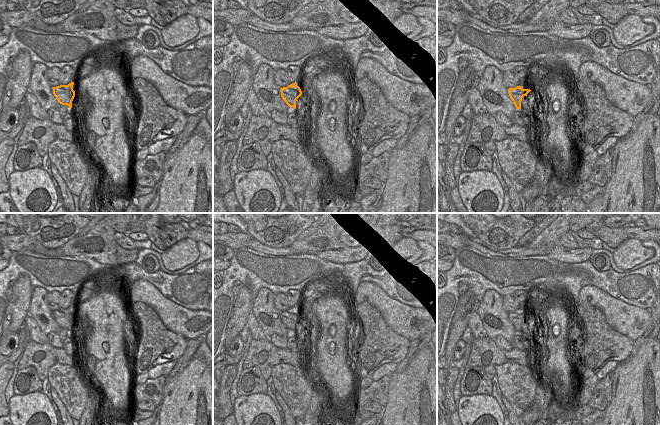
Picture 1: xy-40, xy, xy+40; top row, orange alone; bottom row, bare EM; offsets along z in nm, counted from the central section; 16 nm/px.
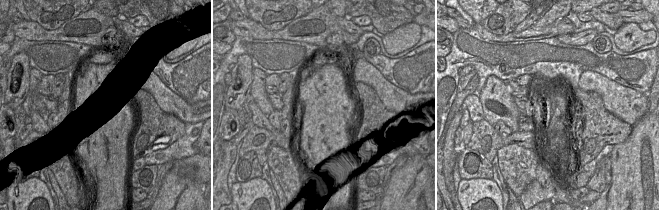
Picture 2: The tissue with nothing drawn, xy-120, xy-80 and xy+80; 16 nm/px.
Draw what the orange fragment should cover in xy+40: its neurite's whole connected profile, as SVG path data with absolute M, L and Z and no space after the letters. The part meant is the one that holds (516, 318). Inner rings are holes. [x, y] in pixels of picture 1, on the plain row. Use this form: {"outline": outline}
{"outline": "M517 310L509 312L508 318L517 333L521 333L528 341L534 339L533 332L536 319L530 313L523 313L521 310Z"}

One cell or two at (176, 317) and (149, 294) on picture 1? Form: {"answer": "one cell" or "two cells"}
{"answer": "one cell"}

